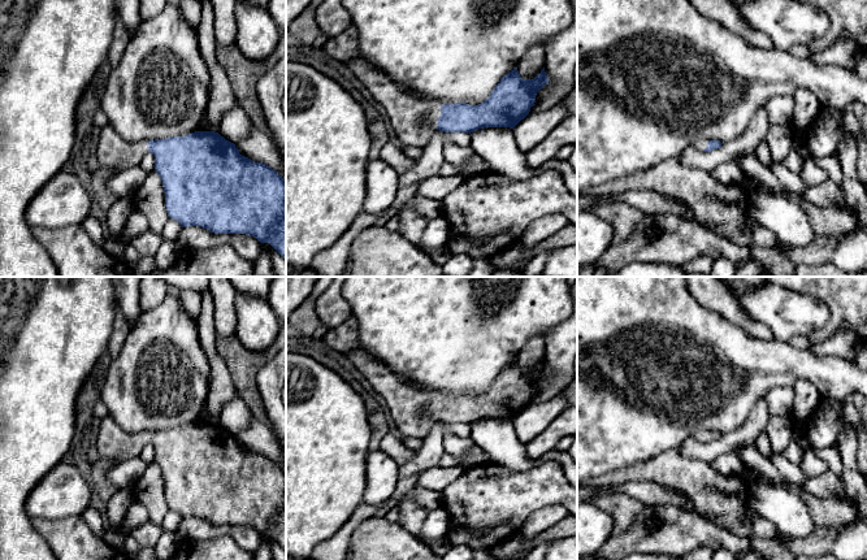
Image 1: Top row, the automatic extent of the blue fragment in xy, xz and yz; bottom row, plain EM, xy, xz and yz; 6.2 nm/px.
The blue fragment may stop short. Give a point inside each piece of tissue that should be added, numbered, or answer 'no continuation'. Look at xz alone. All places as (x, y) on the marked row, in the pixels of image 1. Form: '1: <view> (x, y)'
1: xz (414, 121)

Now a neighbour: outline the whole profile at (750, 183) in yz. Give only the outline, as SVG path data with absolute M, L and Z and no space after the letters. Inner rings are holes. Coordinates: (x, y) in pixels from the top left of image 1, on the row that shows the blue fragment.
M745 178L744 186L749 194L755 195L767 194L767 188L762 183L757 182L754 178Z

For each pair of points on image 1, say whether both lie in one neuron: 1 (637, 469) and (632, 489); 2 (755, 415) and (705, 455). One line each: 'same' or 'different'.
1: different
2: same

